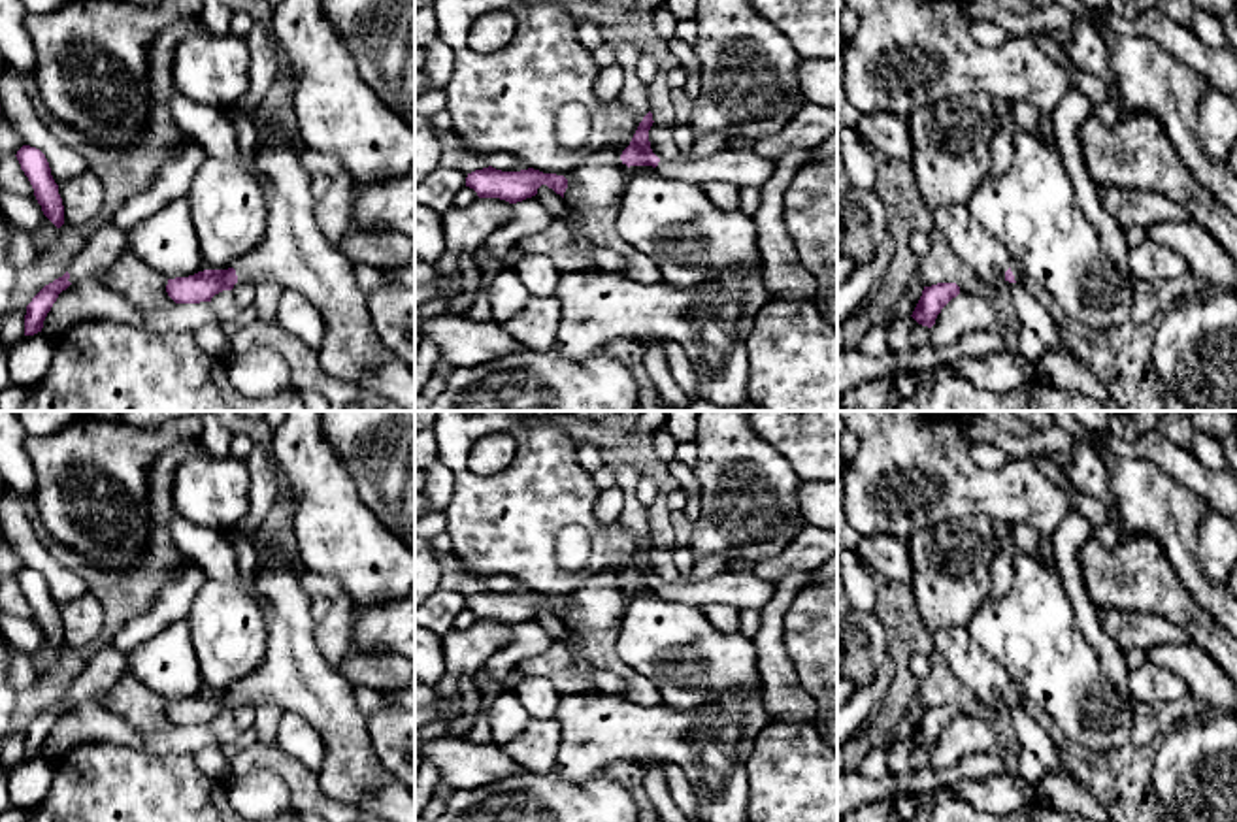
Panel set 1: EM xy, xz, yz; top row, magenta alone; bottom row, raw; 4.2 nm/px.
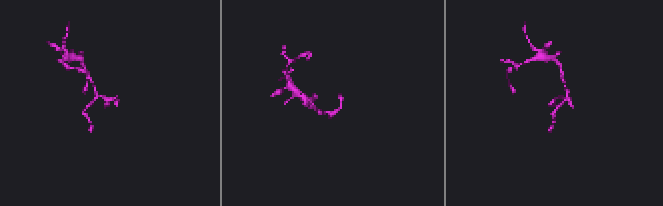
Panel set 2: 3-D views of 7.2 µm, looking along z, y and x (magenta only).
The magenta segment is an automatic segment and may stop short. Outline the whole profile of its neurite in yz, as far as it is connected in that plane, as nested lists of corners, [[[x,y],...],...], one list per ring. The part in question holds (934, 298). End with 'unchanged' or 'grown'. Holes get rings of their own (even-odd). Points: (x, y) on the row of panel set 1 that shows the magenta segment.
[[[937,283],[932,287],[924,287],[922,296],[911,317],[918,324],[932,328],[941,309],[958,294],[960,287],[956,283]]]; unchanged

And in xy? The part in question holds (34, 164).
[[[23,145],[15,156],[34,189],[34,196],[41,206],[43,215],[60,228],[64,224],[64,206],[45,155],[36,147]]]; unchanged

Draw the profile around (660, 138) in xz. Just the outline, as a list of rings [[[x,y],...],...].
[[[652,123],[652,126],[649,130],[649,141],[651,141],[652,153],[660,160],[671,160],[671,158],[681,156],[675,141],[673,141],[671,128]]]

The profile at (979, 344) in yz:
[[[975,330],[962,336],[952,345],[915,349],[907,366],[913,370],[926,370],[956,362],[960,358],[986,358],[1005,351],[1009,351],[1009,347],[1001,336],[990,330]]]

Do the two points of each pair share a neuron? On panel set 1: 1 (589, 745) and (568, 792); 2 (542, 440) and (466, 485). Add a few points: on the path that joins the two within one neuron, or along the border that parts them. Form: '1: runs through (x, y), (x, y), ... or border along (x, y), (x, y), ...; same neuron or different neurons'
1: border along (557, 773), (574, 781), (598, 775); different neurons
2: runs through (530, 460), (506, 485), (487, 485); same neuron

